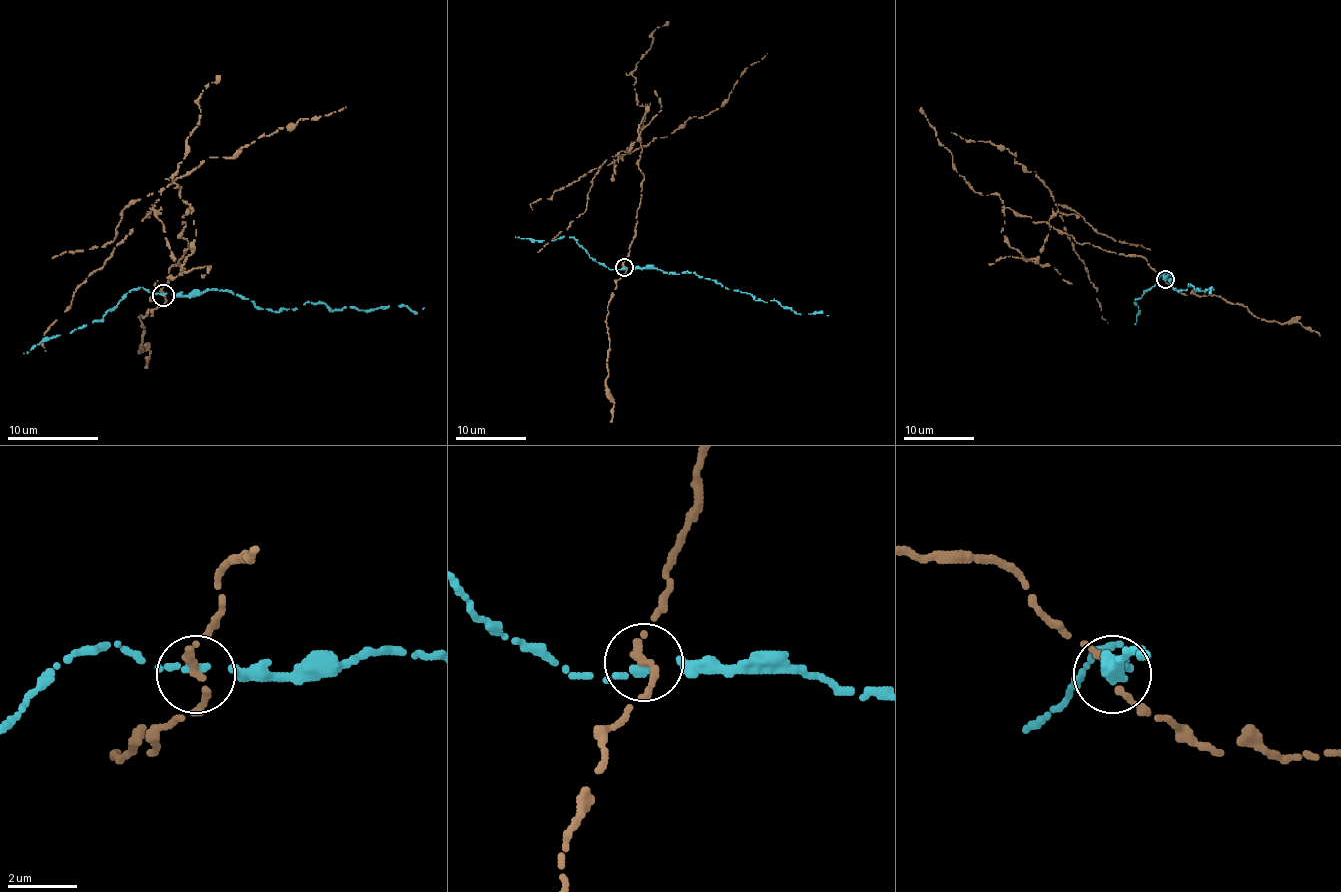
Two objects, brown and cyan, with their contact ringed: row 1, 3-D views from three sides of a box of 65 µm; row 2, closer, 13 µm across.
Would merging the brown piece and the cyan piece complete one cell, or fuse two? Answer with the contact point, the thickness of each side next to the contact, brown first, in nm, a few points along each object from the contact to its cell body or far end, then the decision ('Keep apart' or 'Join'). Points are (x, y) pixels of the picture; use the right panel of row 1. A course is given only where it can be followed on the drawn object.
Place: (1165, 279). Thickness 280 nm (brown) against 280 nm. Course of brown: (1164, 279), (1139, 256), (1005, 208), (1001, 233), (1023, 256), (1039, 256), (1053, 195), (1007, 148), (952, 132). Course of cyan: (1166, 279), (1170, 275), (1170, 284), (1178, 291), (1189, 284), (1198, 291), (1214, 289). Keep apart

